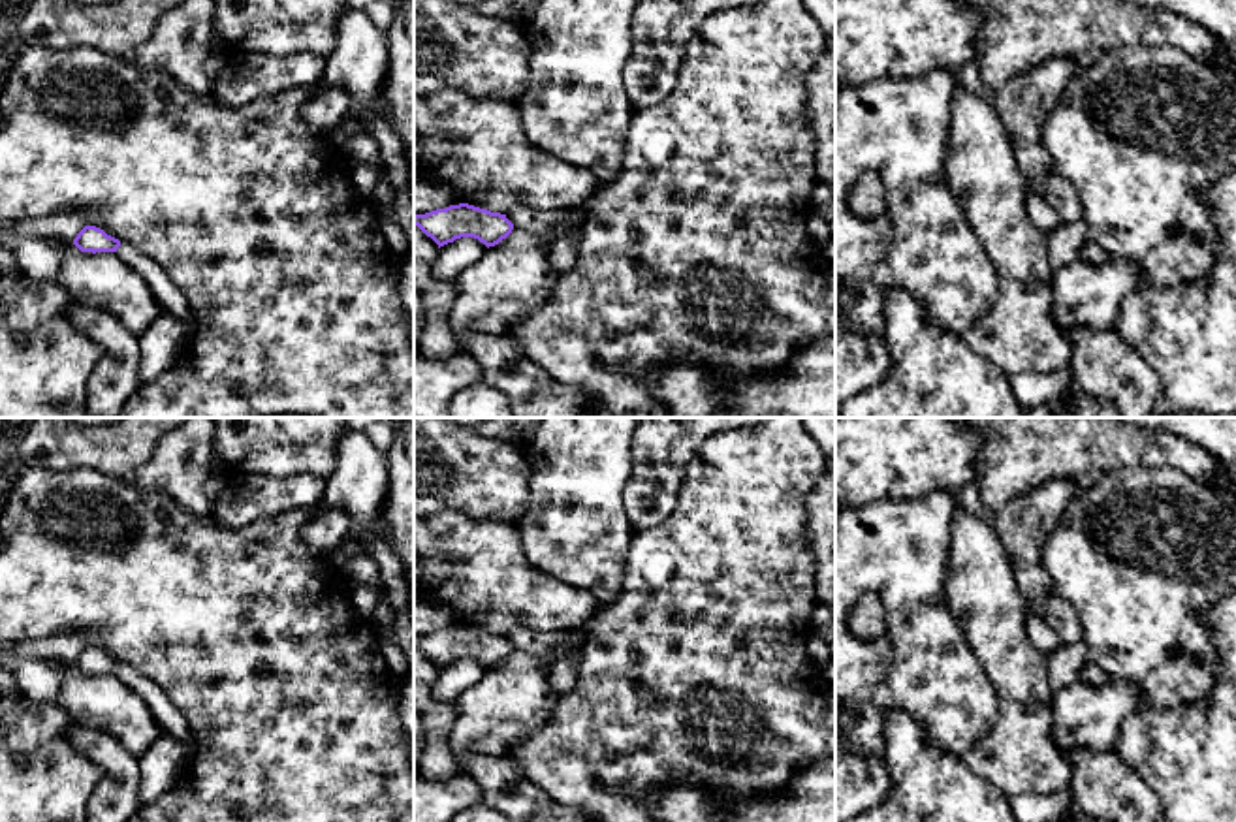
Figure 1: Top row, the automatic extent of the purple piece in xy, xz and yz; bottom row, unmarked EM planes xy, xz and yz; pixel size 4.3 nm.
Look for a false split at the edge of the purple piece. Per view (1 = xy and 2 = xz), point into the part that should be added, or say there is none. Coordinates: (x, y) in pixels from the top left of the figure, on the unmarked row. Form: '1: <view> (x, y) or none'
1: xy (170, 719)
2: none

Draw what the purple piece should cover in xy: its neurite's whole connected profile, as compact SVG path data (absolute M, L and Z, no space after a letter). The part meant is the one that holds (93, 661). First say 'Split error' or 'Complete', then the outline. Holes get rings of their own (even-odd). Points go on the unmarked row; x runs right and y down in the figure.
Split error. M85 647L73 660L73 666L81 673L115 673L145 700L149 711L154 715L164 734L169 734L184 743L186 764L198 756L196 737L188 728L184 717L152 679L126 662L119 662L107 656L96 647Z

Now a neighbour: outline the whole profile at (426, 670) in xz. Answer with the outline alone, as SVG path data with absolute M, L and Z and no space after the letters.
M414 647L414 687L421 683L433 683L438 673L438 666L427 658L418 647Z

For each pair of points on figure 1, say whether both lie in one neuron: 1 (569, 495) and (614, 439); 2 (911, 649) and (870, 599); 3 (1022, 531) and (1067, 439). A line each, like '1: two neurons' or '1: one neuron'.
1: one neuron
2: two neurons
3: two neurons

